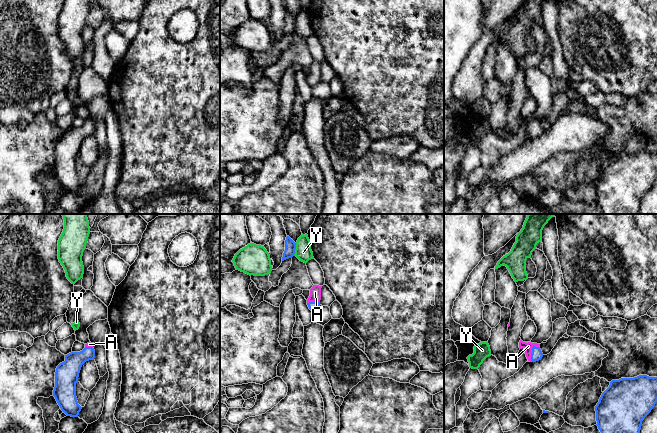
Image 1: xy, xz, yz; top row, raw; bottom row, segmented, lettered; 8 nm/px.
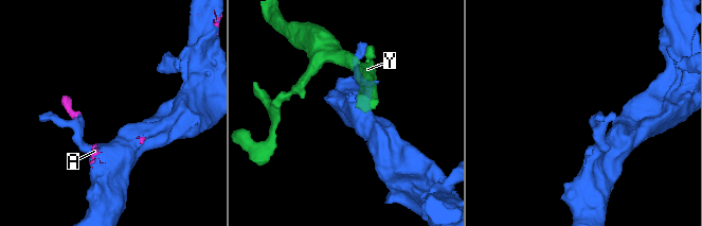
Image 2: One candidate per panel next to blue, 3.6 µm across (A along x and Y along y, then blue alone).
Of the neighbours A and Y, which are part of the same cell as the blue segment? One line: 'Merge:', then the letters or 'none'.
Merge: A

